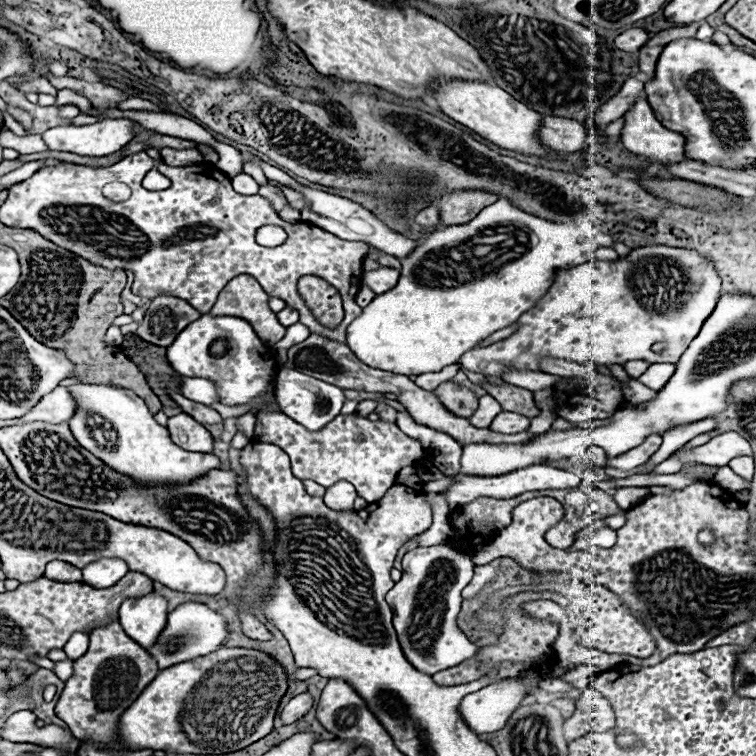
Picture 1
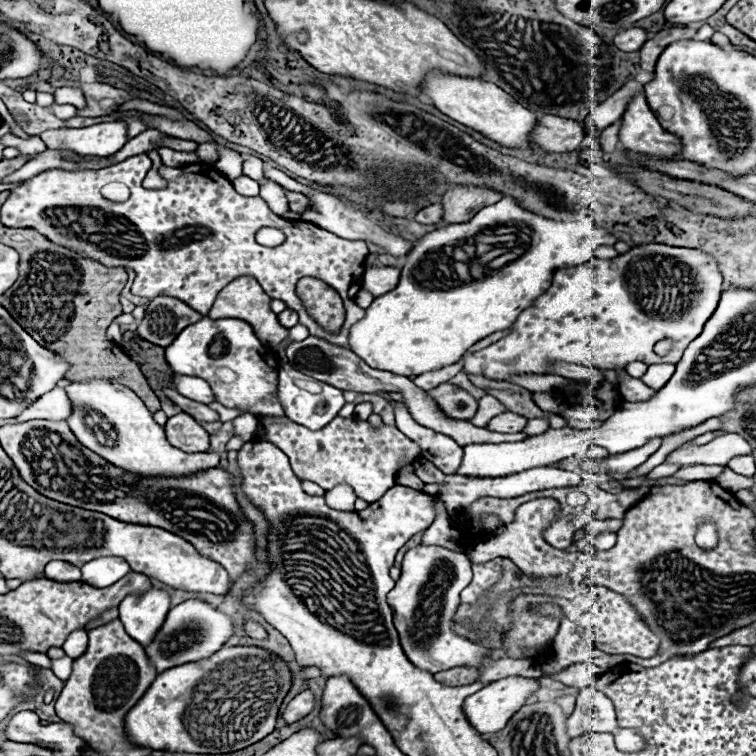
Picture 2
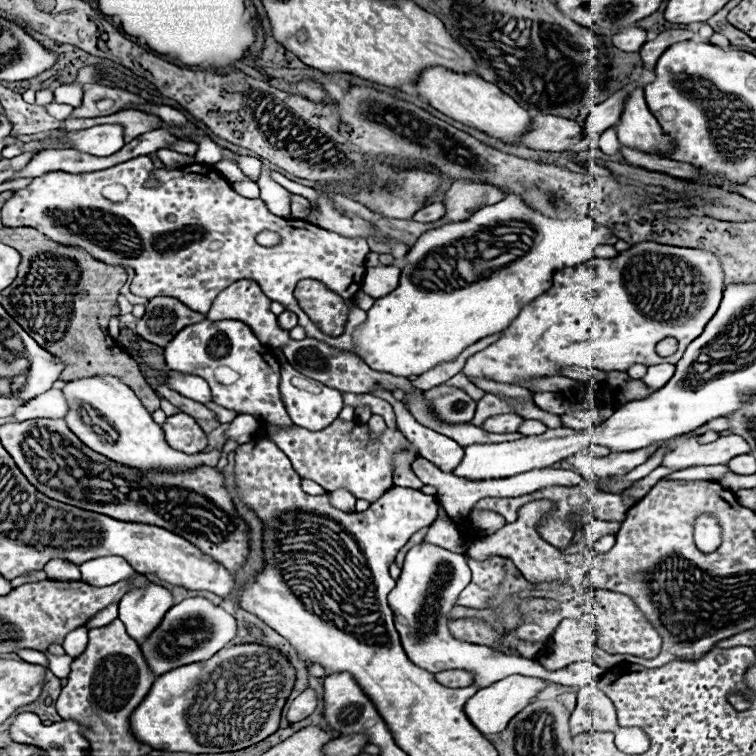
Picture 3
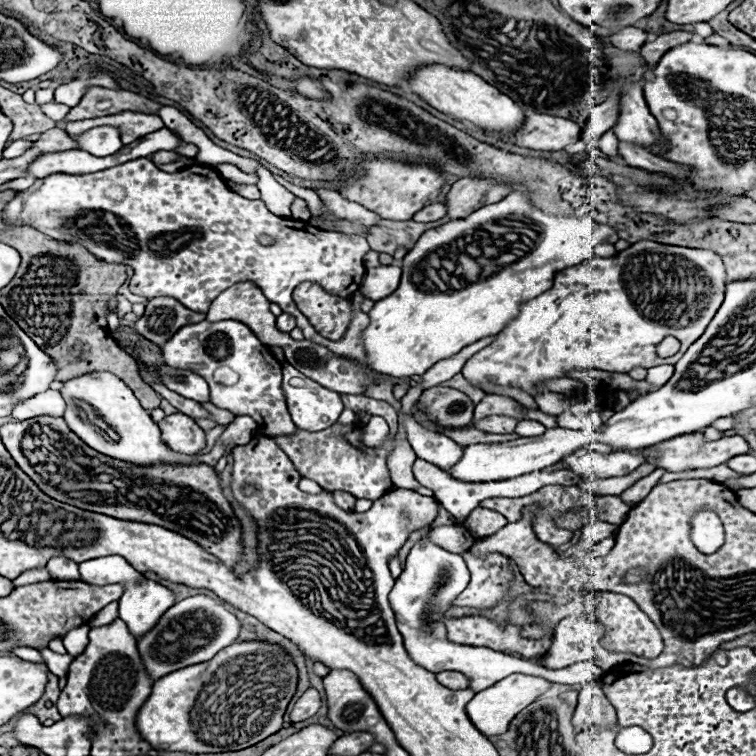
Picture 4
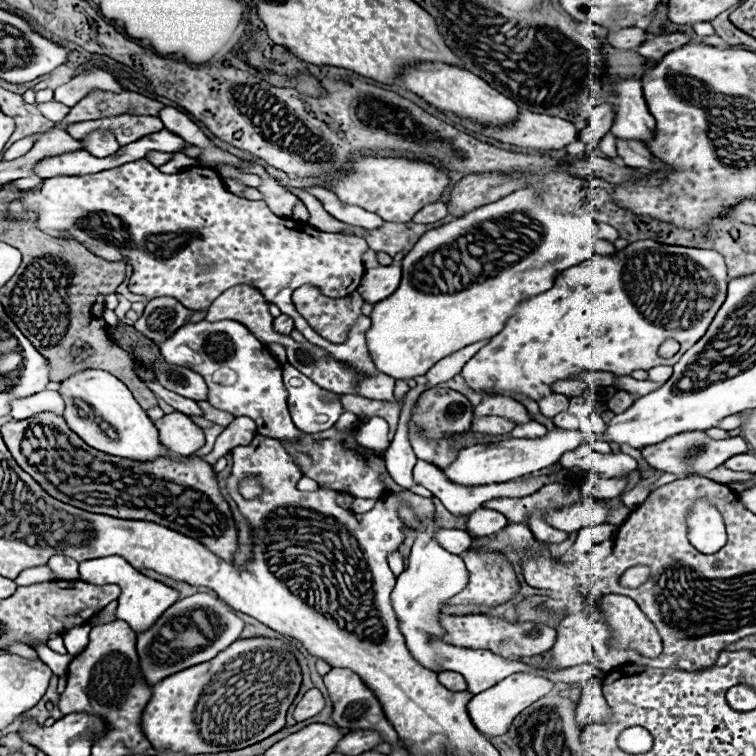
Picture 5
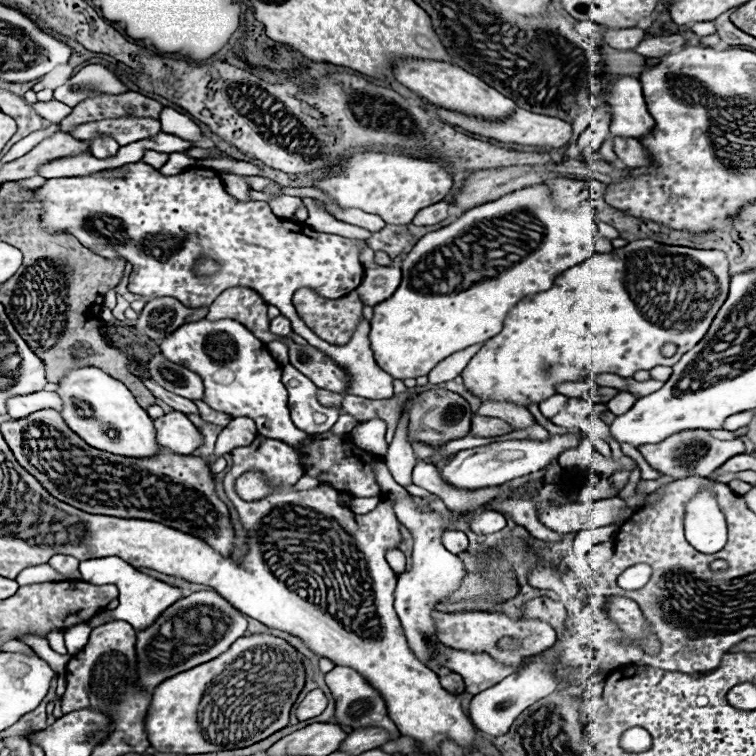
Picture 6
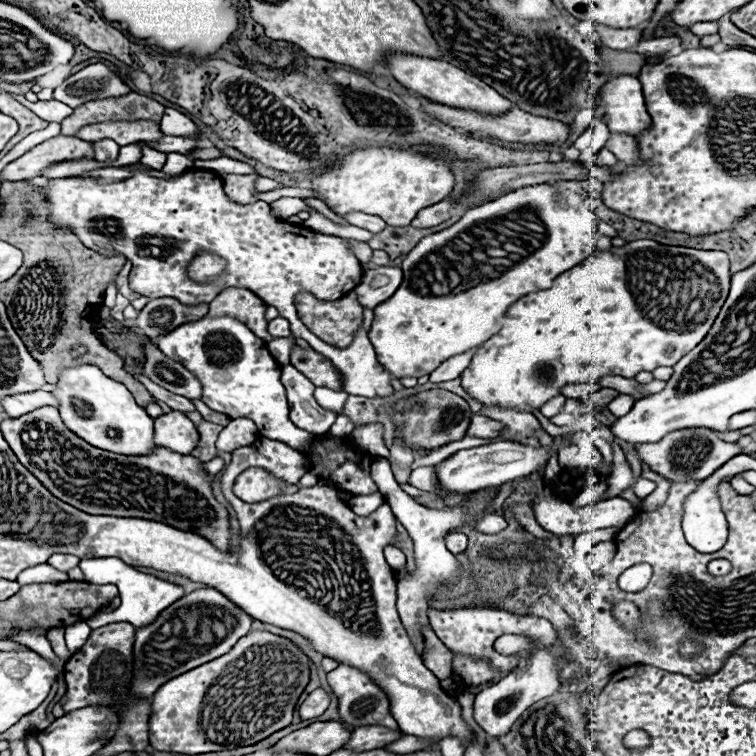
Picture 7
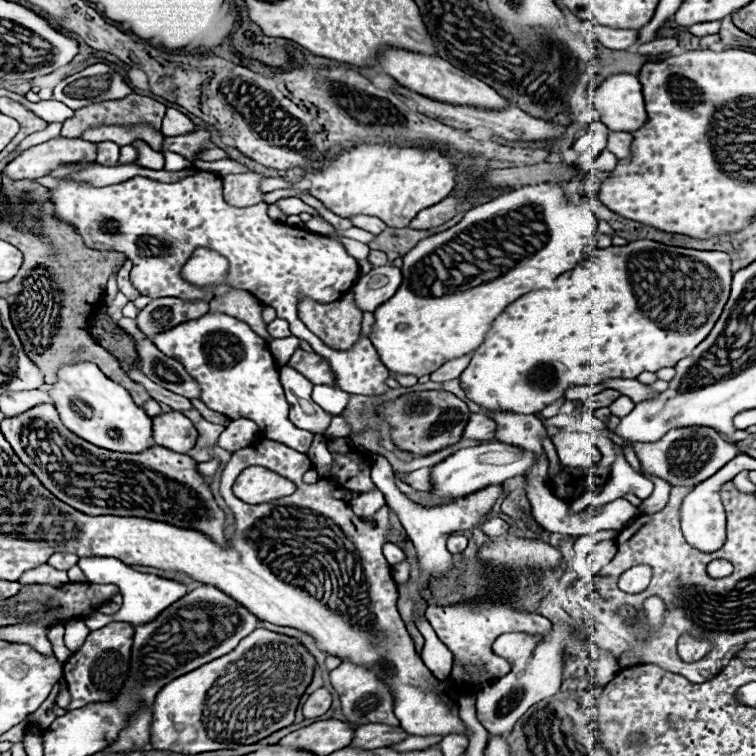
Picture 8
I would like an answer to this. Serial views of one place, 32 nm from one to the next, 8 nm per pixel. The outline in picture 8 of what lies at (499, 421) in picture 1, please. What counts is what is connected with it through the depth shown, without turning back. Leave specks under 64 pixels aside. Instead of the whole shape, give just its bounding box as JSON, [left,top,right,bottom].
[464,414,498,440]

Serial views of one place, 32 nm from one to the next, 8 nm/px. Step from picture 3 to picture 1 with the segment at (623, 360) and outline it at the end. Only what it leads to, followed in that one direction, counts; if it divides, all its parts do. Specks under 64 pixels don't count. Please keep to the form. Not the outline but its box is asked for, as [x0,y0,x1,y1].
[460,246,720,376]

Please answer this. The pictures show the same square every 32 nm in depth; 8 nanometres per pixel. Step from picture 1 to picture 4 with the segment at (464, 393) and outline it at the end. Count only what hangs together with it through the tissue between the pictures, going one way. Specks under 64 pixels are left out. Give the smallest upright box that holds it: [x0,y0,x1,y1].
[420,388,474,428]

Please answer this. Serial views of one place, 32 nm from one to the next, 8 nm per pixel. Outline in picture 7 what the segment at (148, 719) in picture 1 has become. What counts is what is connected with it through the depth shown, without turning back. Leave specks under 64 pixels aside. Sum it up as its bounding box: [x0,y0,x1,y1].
[148,632,310,754]

